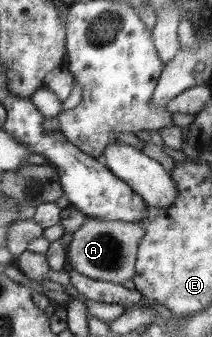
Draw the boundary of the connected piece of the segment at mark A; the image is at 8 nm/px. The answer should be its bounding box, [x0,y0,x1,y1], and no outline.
[67,217,144,285]

